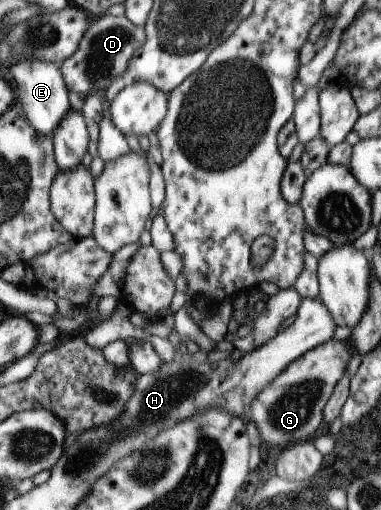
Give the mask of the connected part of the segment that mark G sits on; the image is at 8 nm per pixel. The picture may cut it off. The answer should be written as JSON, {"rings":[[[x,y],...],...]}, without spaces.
{"rings":[[[351,337],[346,340],[331,338],[307,350],[265,386],[249,406],[261,441],[270,447],[277,445],[282,450],[289,444],[310,439],[321,425],[323,405],[346,371],[345,365],[352,353],[358,354]]]}

